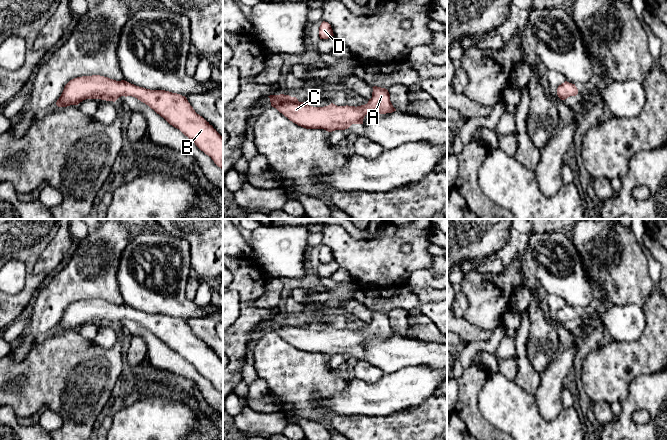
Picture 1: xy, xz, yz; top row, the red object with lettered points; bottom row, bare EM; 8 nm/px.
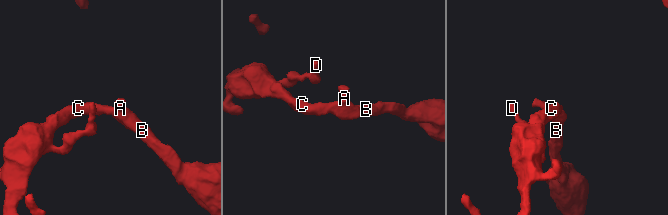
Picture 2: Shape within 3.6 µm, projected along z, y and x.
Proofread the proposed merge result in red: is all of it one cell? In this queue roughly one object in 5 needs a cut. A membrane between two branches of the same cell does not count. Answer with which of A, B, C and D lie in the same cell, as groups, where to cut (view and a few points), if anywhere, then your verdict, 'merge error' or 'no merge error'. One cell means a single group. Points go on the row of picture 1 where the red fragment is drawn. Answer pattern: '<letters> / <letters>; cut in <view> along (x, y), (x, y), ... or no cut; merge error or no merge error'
A B C D; no cut; no merge error

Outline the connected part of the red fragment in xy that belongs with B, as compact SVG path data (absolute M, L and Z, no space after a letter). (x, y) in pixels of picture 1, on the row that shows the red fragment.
M100 75L82 76L70 80L56 102L58 107L78 105L86 99L101 99L115 102L121 96L132 96L148 105L170 125L179 129L195 145L208 155L223 170L223 137L202 116L197 114L185 96L165 90L150 90L125 80L116 81Z

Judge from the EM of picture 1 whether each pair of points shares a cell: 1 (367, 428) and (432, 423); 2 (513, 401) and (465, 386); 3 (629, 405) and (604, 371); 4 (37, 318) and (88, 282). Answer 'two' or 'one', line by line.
1: one
2: two
3: two
4: one

